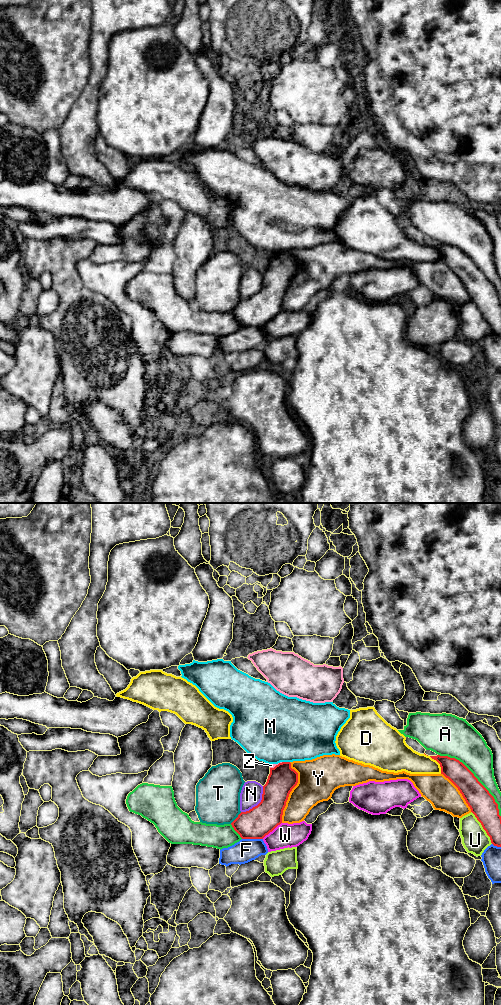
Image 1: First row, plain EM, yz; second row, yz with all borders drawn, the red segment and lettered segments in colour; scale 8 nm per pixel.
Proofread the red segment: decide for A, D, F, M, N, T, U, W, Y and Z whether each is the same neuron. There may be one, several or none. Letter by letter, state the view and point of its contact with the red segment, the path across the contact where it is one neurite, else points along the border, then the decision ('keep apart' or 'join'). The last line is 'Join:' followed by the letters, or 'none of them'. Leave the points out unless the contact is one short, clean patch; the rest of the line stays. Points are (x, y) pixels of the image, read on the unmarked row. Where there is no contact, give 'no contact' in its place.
A: yz (476, 266) | keep apart
D: yz (439, 251) | keep apart
F: yz (252, 326) | keep apart
M: yz (286, 250) | along yz (282, 249), (289, 250) | keep apart
N: yz (259, 291) | keep apart
T: yz (236, 306) | keep apart
U: yz (482, 314) | keep apart
W: yz (271, 319) | keep apart
Y: yz (290, 279) | keep apart
Z: yz (276, 253) | along yz (282, 250), (270, 256) | keep apart
Join: none of them

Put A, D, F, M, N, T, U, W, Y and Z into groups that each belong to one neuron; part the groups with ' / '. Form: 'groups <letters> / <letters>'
groups A / D / F / M / N T / U / W / Y / Z

